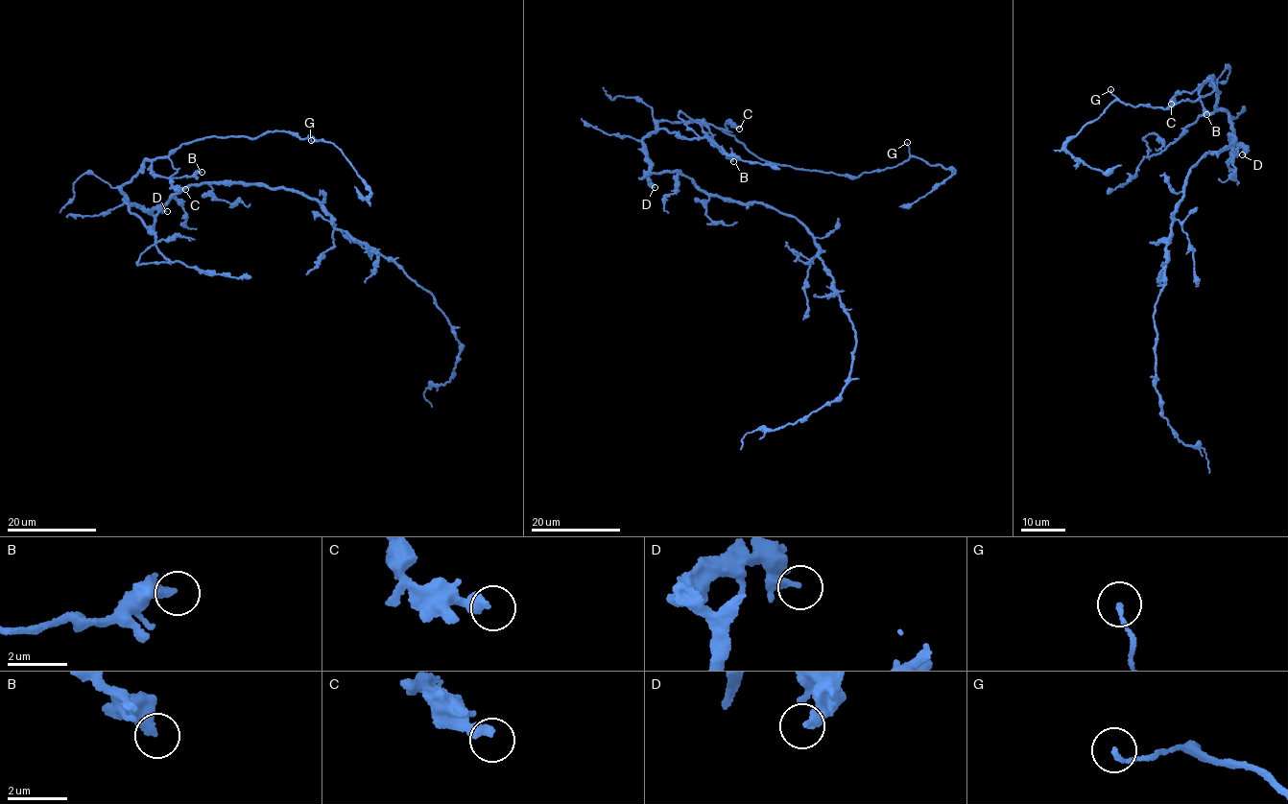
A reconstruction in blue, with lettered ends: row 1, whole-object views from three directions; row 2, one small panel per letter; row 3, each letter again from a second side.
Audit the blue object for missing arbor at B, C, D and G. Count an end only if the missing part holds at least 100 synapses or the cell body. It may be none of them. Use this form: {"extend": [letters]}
{"extend": []}

